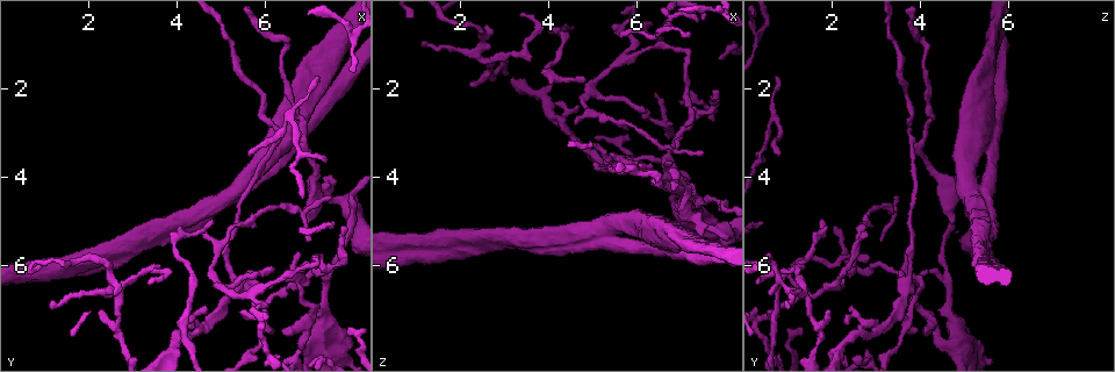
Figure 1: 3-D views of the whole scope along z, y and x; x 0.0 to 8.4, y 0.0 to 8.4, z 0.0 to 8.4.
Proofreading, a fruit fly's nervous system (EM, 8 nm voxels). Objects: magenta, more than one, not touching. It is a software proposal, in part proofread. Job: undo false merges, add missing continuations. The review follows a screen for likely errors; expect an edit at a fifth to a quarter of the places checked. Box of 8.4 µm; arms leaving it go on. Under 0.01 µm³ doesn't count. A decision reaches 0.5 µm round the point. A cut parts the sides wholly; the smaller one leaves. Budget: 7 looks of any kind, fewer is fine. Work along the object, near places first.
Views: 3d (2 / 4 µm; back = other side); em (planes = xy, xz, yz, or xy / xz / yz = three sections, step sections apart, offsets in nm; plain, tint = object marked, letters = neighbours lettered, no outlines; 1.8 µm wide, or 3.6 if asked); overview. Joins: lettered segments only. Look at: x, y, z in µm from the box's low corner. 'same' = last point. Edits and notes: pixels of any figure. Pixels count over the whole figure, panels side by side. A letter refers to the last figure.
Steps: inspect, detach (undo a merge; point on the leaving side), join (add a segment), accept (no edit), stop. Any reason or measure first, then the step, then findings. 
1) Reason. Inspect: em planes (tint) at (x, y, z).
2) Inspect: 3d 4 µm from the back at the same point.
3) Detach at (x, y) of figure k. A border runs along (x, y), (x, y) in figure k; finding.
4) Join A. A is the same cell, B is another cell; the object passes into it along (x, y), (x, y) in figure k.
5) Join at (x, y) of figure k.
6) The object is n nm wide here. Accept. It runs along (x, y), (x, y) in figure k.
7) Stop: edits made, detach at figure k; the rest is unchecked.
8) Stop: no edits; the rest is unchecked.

Three-way junction. Inspect: 3d 4 µm at (5.45, 6.50, 3.75).

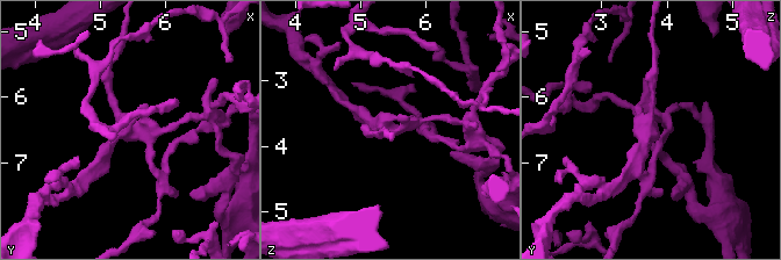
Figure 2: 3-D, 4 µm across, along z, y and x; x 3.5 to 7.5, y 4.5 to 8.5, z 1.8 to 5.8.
Inspect: em xy step 4 (tint) at (5.40, 6.45, 3.75).

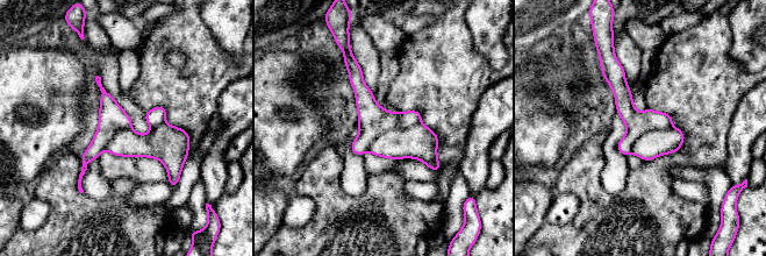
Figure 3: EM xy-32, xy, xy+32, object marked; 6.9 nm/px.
Inspect: em xy step 4 (letters) at the same point.

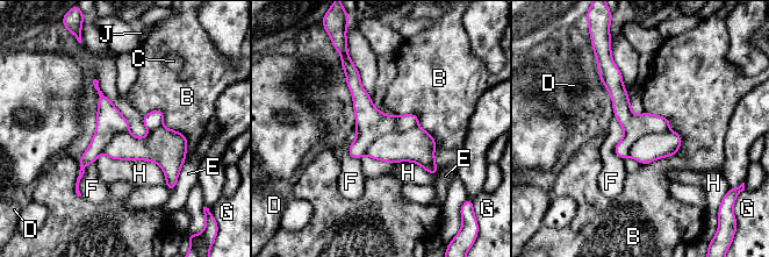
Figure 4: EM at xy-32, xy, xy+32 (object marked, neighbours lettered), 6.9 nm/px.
Detach at (634, 127) of figure 4. B, C, D, E, F, G, H and J are other cells; a border runs along (668, 130), (642, 135), (627, 155) in figure 4; two neurons meet here.

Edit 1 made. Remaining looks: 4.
An open end. Inspect: em planes (plain) at (6.95, 5.05, 4.65).

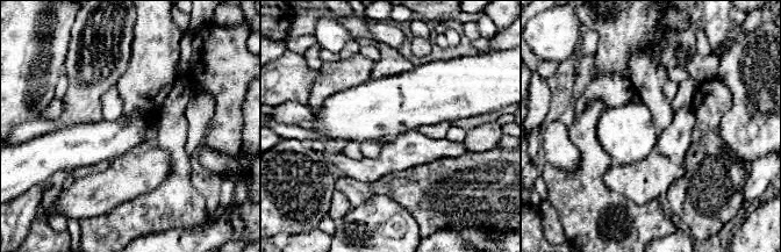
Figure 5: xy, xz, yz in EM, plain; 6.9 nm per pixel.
Inspect: em planes (letters) at the same point.

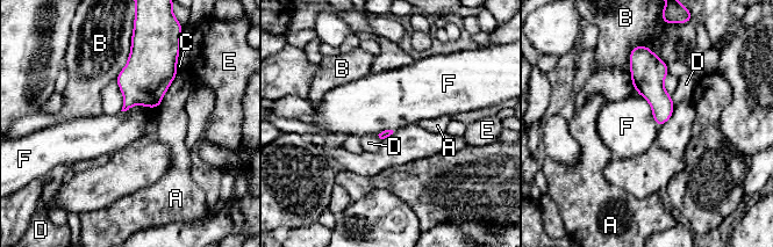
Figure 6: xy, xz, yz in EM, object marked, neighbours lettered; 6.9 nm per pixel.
Accept. A, B, C, D, E and F are other cells; a border runs along (156, 107), (133, 104), (121, 111) in figure 6; no lettered segment goes on from it.

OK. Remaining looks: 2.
Arms part here. Inspect: 3d 2 µm at (0.90, 6.15, 5.45).

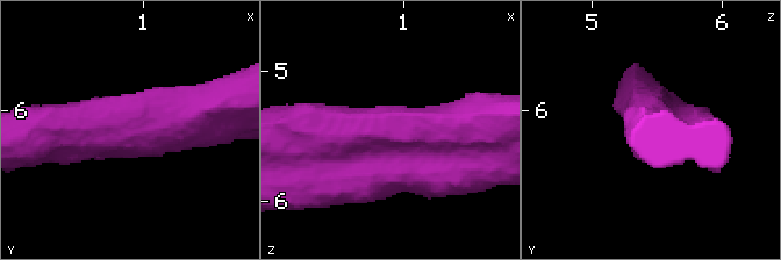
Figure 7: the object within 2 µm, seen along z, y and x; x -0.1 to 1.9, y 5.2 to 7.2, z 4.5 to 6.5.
Now the EM. Inspect: em planes (letters) at (0.94, 6.16, 5.48).

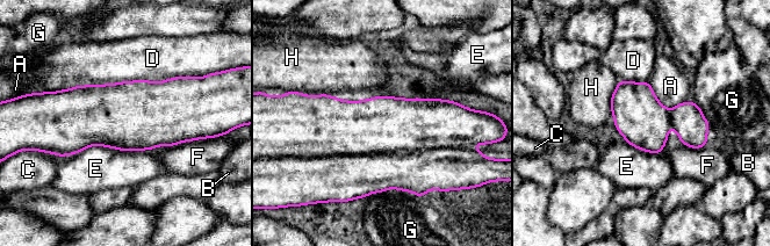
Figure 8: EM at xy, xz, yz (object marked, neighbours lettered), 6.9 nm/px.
The object is 360 nm wide here. Detach at (335, 178) of figure 8. A, B, C, D, E, F, G and H are other cells; the part that leaves runs along (446, 151), (421, 168), (323, 160) in figure 8; a second neuron is stuck on.

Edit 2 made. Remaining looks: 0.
Stop: edits made, detach at figure 4, detach at figure 8; the rest is unchecked.

